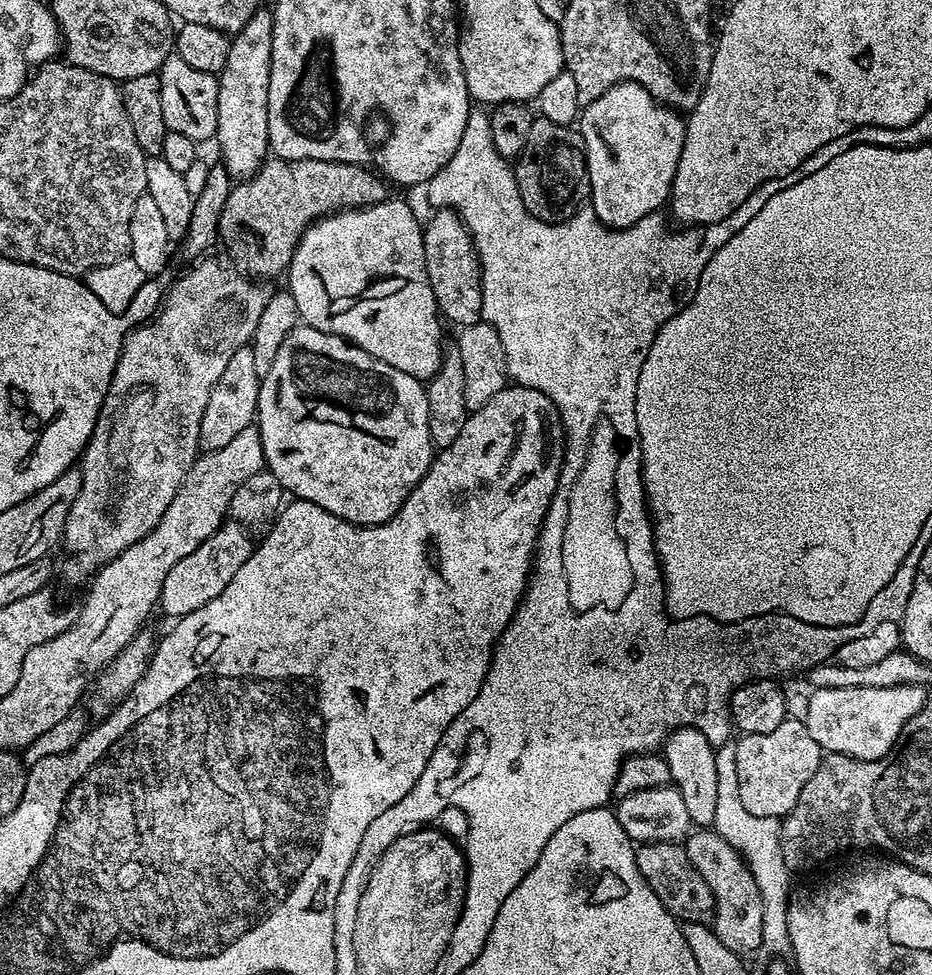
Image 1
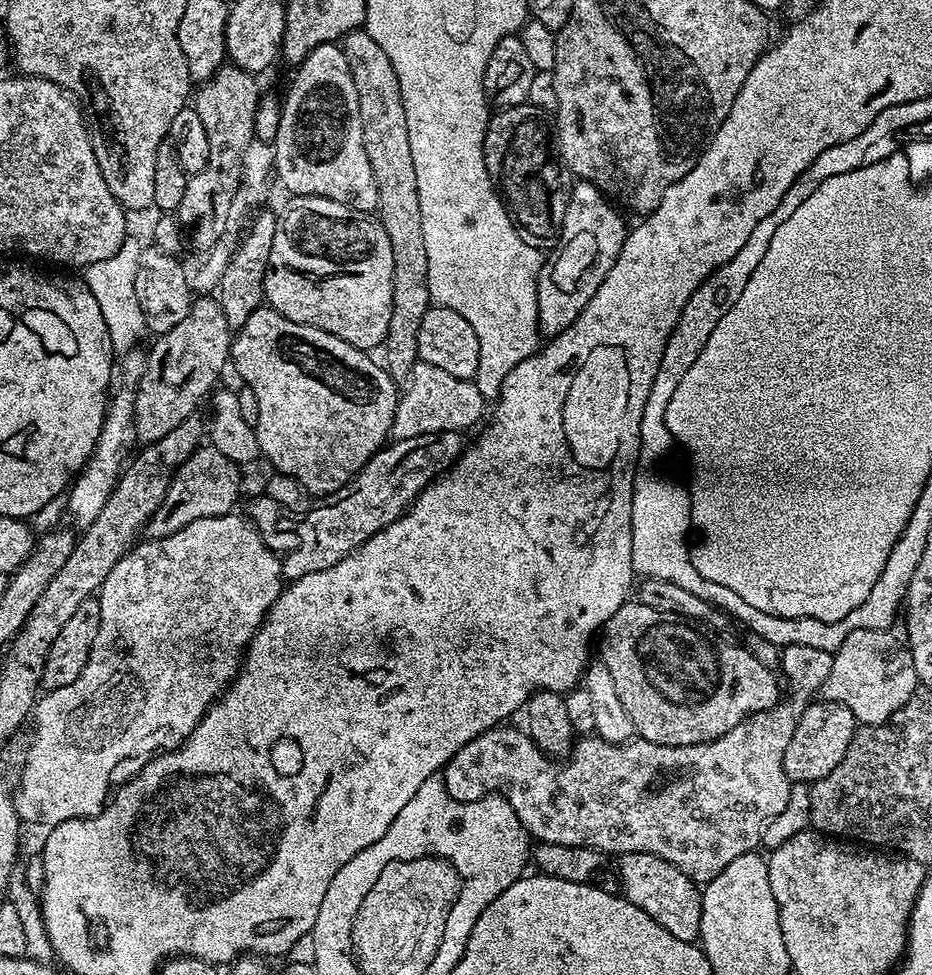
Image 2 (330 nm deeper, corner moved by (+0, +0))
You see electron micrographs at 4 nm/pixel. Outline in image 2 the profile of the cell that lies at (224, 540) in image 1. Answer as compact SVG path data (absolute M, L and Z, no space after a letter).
M454 431L442 432L437 436L393 439L391 443L368 459L364 469L343 489L342 495L336 498L341 498L341 500L336 500L333 504L317 503L303 513L302 518L286 512L282 506L278 506L278 502L274 502L274 498L270 498L267 494L259 494L260 496L254 497L249 502L247 515L254 521L256 529L260 531L264 545L286 558L286 576L289 581L296 580L314 570L324 570L342 562L342 558L349 556L358 546L362 546L362 542L370 539L375 532L404 515L408 505L415 500L417 494L427 484L431 484L437 476L447 472L452 466L452 461L460 457L460 453L466 447L466 440L460 436L463 435L459 431Z

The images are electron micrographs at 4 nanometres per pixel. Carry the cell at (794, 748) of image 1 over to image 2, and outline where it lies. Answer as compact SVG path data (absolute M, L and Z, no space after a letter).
M819 702L812 704L792 724L792 737L784 751L784 773L788 779L798 783L811 785L813 780L826 778L838 762L842 762L842 754L850 744L850 738L856 733L858 721L841 704Z

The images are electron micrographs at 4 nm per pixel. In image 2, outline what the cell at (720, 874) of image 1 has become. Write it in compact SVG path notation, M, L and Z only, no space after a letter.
M626 852L620 860L620 888L624 899L646 910L674 938L695 941L700 934L701 889L666 858L649 852Z

